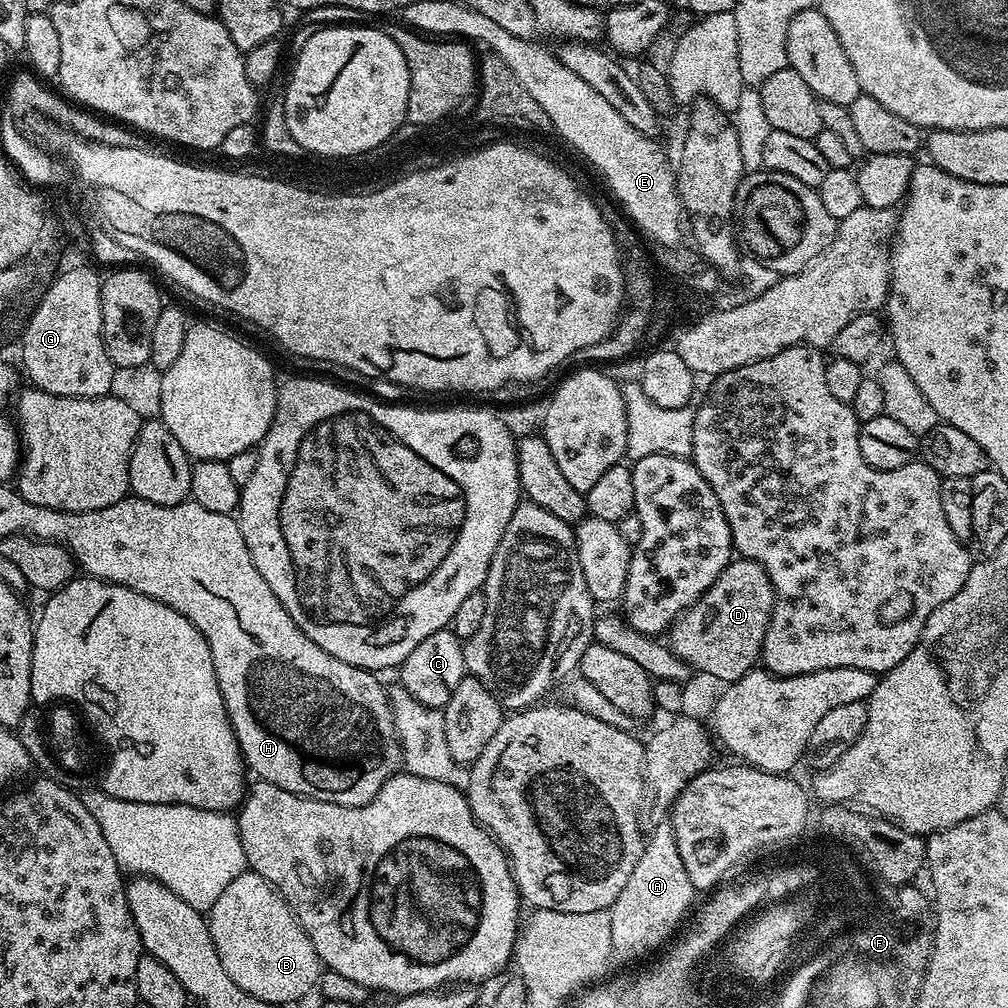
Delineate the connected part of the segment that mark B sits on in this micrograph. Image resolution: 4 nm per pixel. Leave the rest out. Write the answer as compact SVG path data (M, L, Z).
M246 870L234 878L206 919L222 970L246 994L280 1006L310 995L319 985L322 965L310 938L279 892L257 872Z

